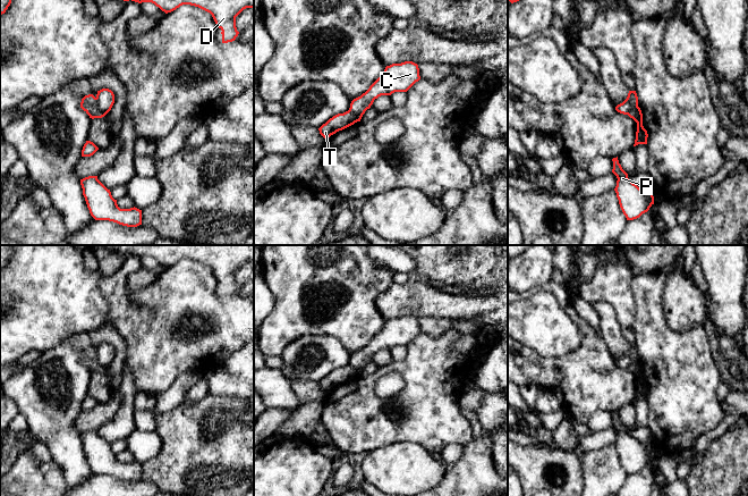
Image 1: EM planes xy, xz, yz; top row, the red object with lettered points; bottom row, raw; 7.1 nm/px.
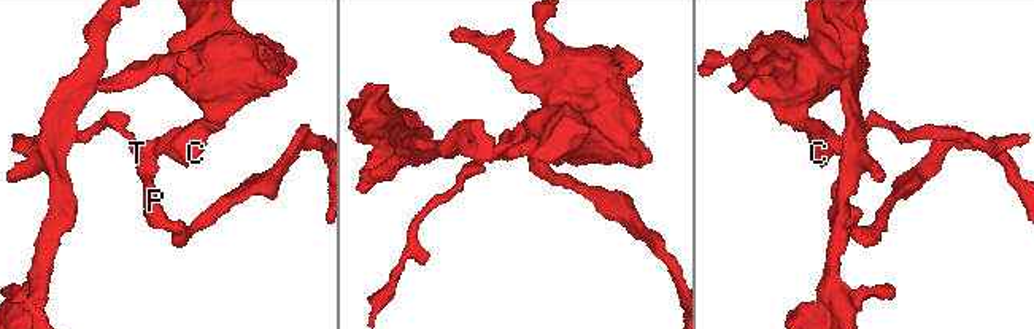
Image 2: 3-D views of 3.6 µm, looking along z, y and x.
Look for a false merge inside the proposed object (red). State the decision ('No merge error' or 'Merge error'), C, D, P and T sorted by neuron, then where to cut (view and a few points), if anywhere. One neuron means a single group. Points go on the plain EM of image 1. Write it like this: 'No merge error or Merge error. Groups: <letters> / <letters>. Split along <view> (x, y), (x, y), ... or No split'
Merge error. Groups: C D / P T. Split along xy (95, 352), (95, 359), (104, 369)

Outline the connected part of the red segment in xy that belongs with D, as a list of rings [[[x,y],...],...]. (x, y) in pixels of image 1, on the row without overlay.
[[[105,245],[124,255],[152,257],[165,268],[182,259],[210,267],[222,286],[222,297],[232,296],[239,286],[236,271],[246,262],[254,262],[254,245]]]

